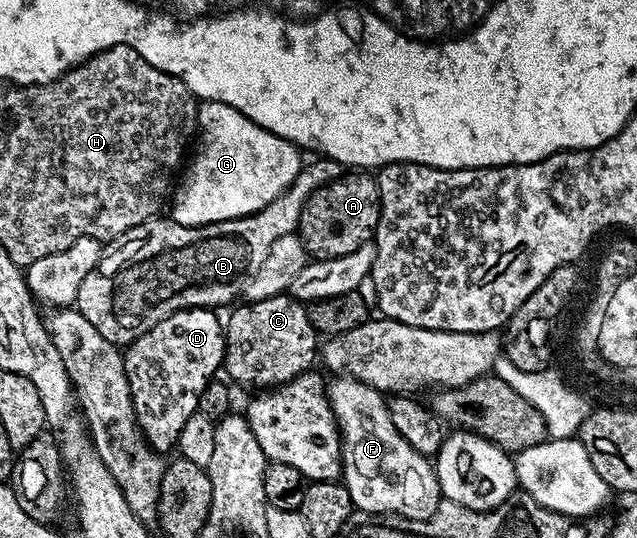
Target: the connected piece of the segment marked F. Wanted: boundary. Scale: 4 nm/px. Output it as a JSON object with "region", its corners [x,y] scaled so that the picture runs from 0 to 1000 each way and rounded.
{"region":[[[543,697],[524,706],[512,717],[513,745],[535,807],[535,894],[545,903],[553,941],[565,954],[673,967],[692,929],[681,862],[630,816],[617,779],[611,779],[609,740],[603,732]]]}

